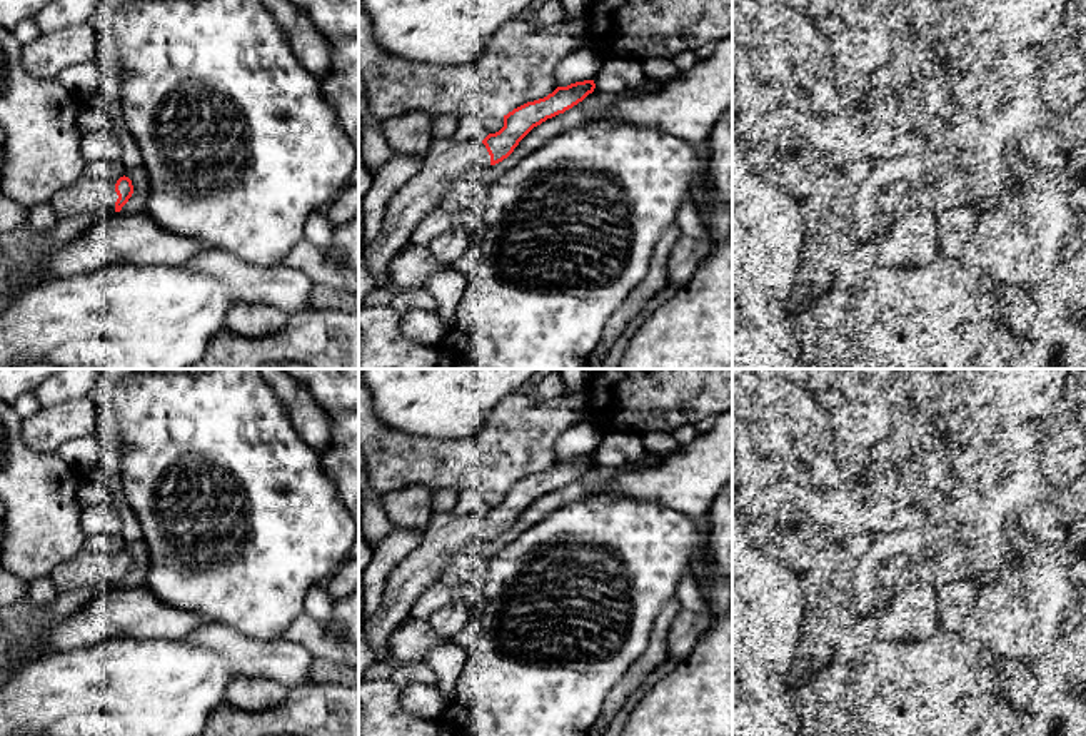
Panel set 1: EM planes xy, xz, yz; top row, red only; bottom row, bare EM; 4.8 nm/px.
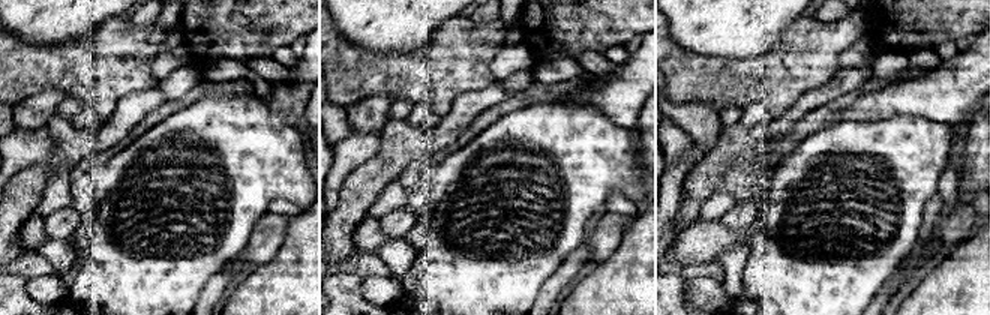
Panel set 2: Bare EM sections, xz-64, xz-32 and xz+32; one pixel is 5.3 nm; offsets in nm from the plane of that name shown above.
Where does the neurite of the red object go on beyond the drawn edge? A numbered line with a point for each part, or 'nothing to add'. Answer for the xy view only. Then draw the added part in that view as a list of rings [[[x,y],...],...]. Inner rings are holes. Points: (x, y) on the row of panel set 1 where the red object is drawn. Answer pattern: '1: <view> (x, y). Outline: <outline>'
1: xy (84, 197). Outline: [[[80,177],[72,185],[55,192],[48,204],[58,219],[115,212],[115,202],[118,199],[115,184],[117,180]]]

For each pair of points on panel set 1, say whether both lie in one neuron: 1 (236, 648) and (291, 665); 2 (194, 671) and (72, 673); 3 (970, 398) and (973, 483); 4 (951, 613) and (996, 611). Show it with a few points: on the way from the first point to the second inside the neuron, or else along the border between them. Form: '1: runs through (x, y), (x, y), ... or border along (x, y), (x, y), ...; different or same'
1: runs through (249, 656), (277, 660); same
2: runs through (164, 671), (102, 673); same
3: runs through (970, 419), (971, 461); same
4: border along (978, 591), (958, 631); different

